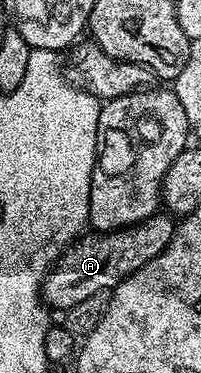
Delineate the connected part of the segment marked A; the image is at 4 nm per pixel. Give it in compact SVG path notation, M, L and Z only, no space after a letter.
M159 211L126 229L114 229L110 233L94 231L89 234L91 237L79 236L46 272L40 290L41 300L51 310L65 311L76 307L76 303L84 303L84 299L92 299L97 293L113 290L125 277L140 271L144 263L152 263L152 259L156 259L156 255L160 255L160 251L172 243L175 228L175 218L165 211Z

